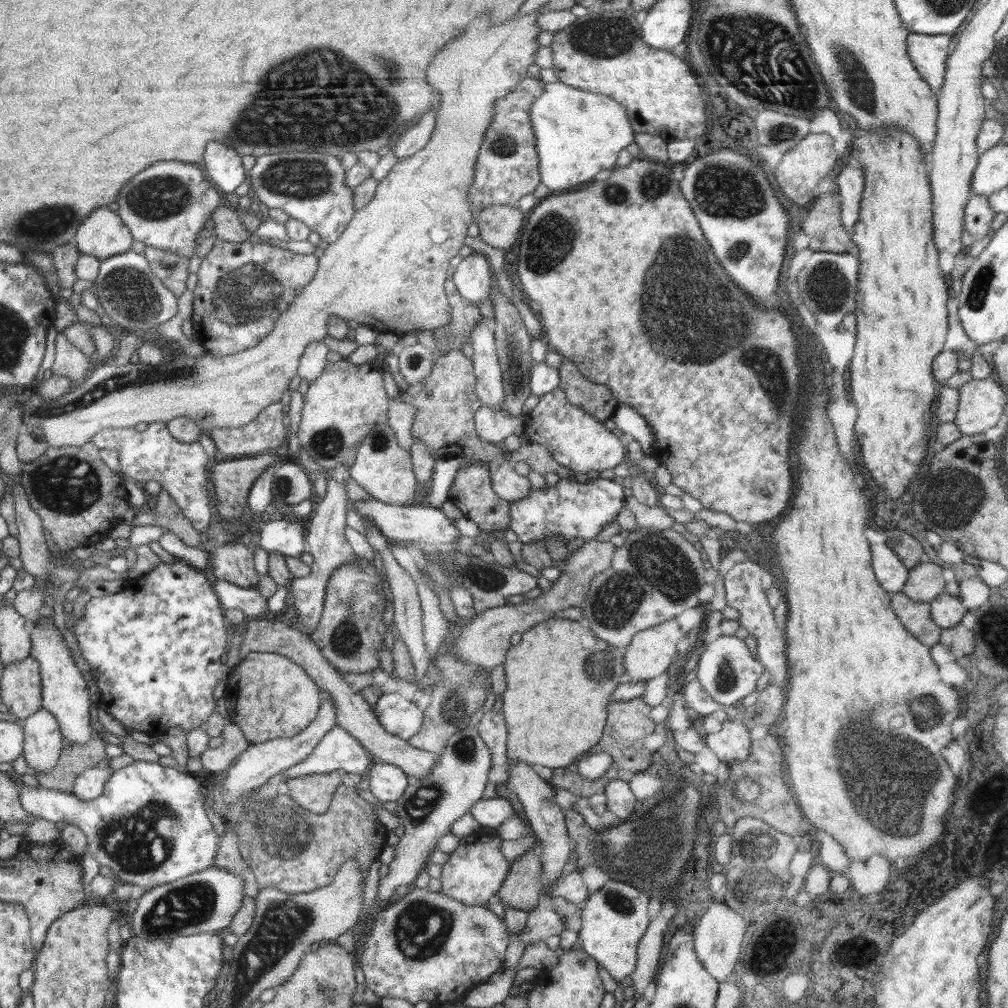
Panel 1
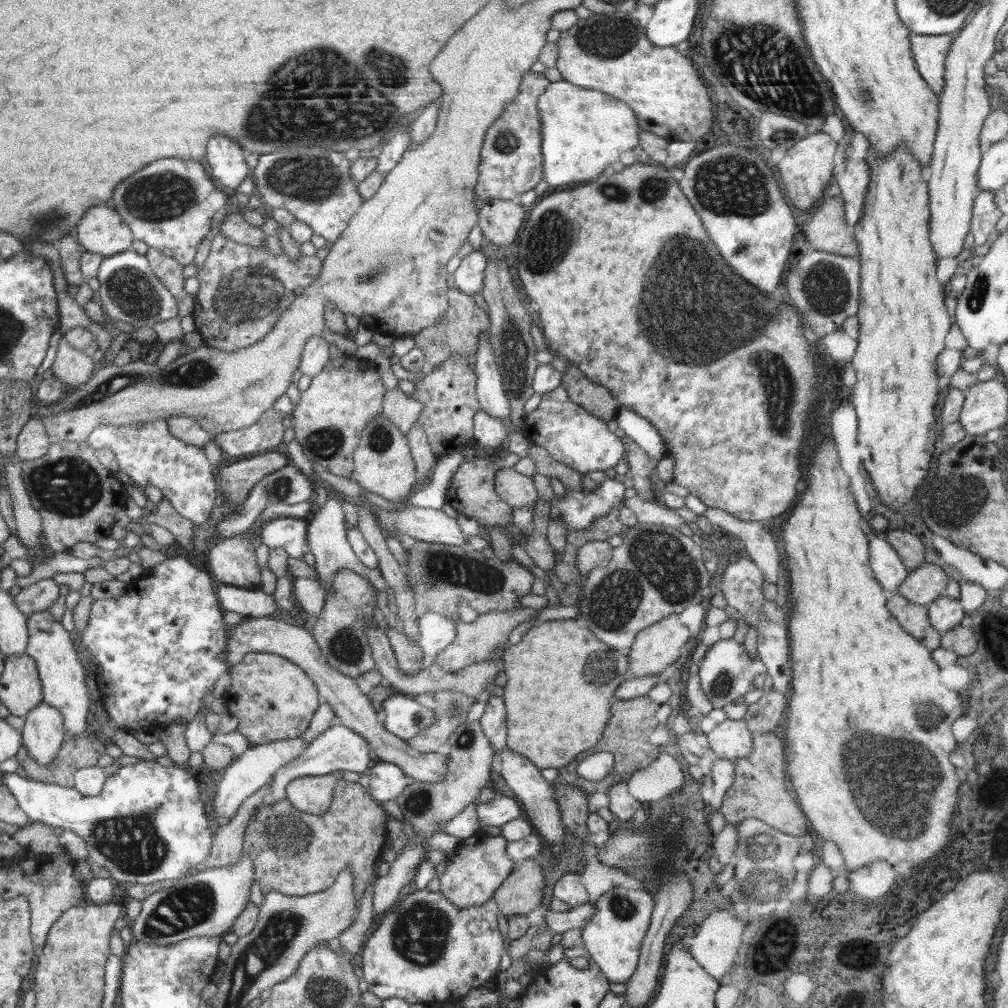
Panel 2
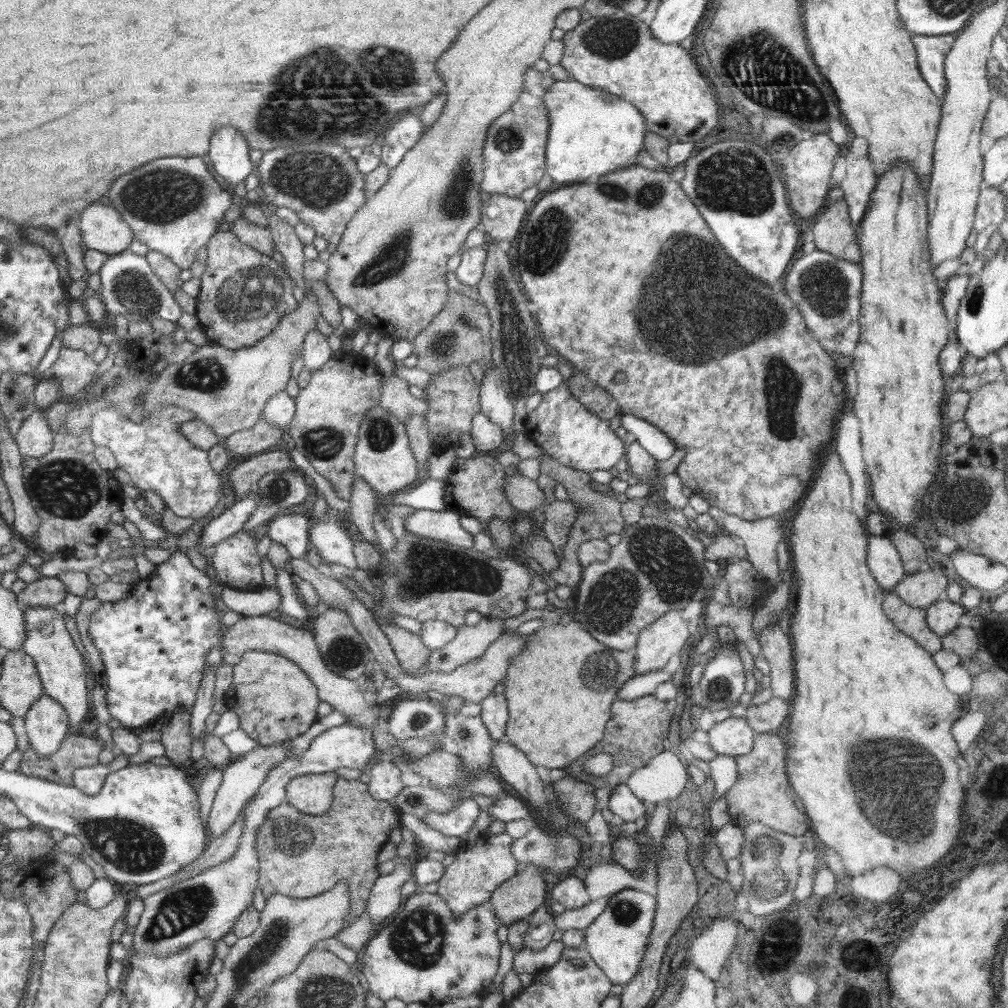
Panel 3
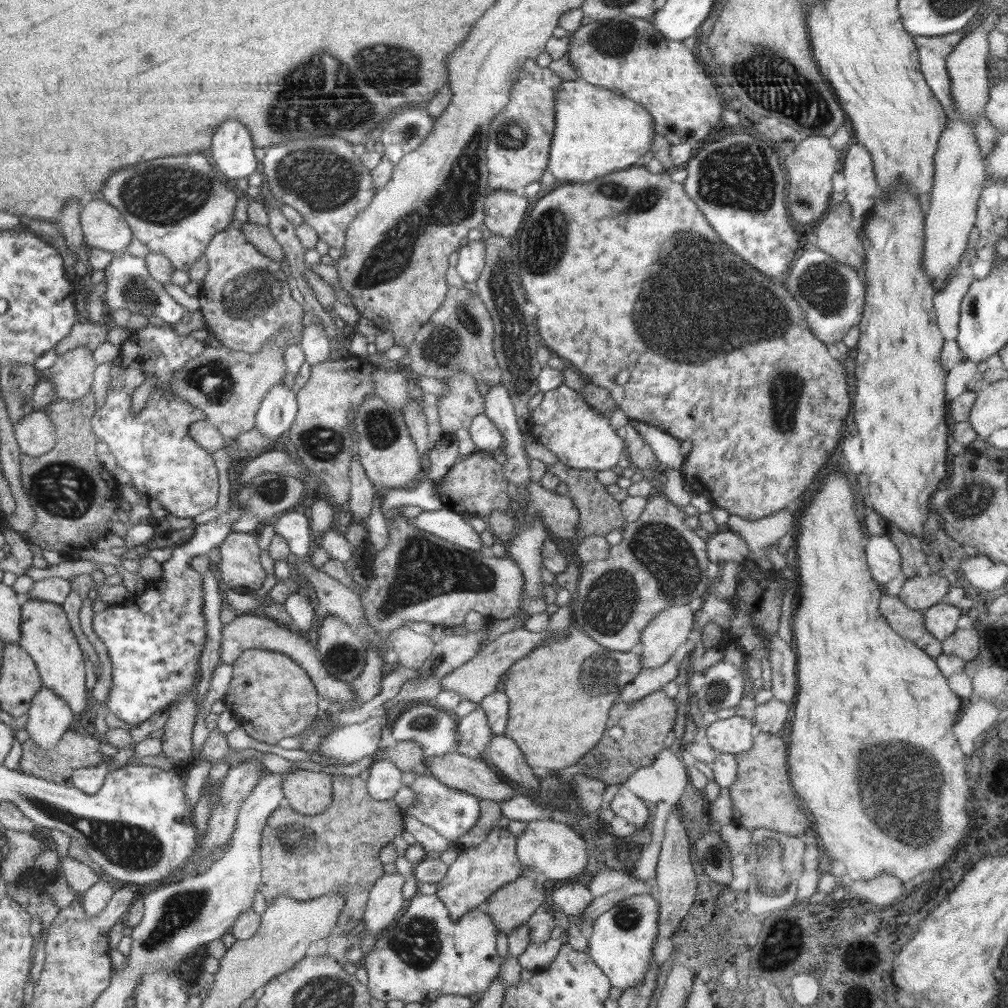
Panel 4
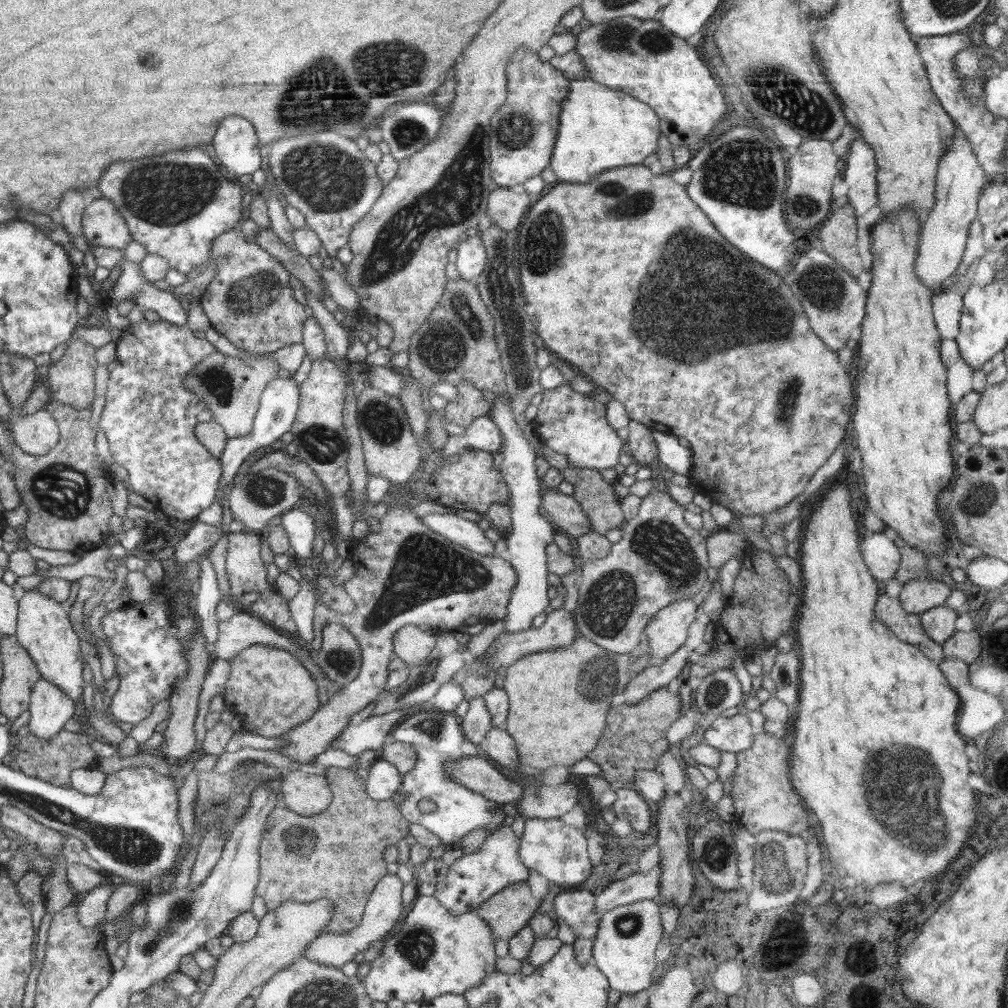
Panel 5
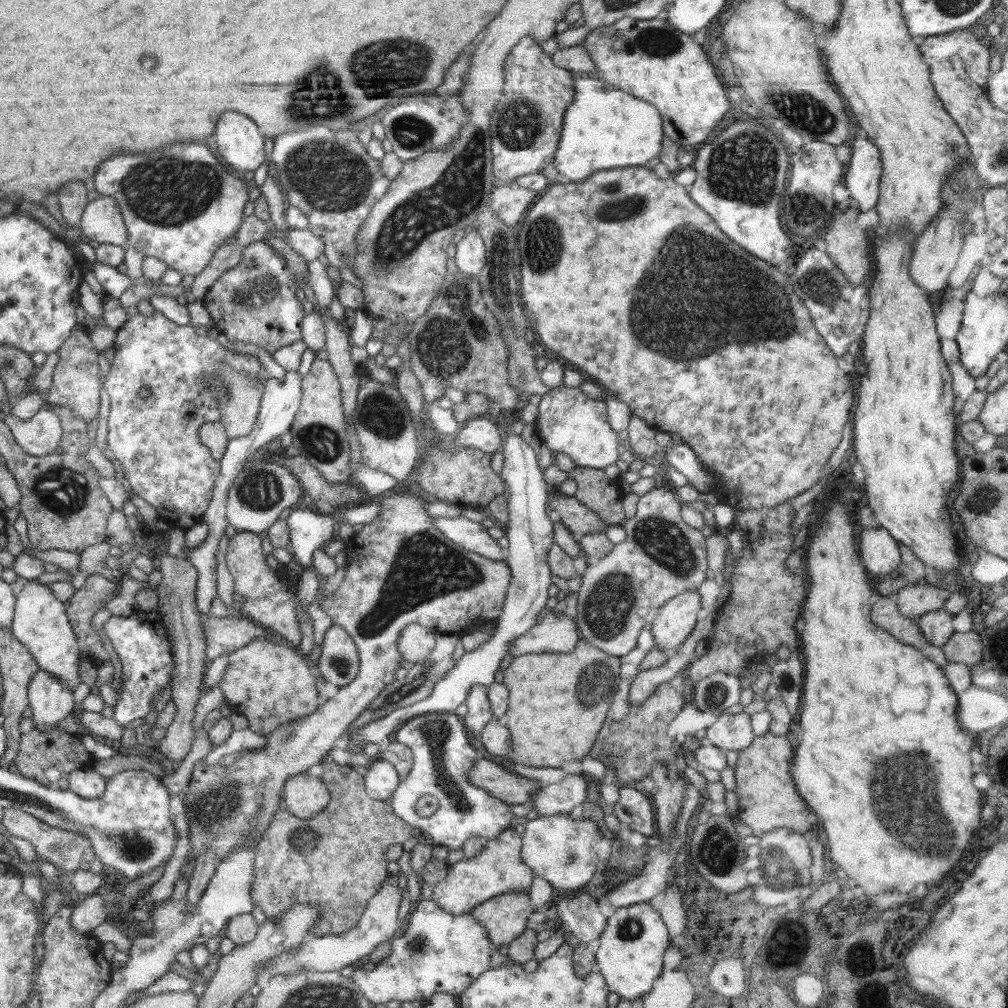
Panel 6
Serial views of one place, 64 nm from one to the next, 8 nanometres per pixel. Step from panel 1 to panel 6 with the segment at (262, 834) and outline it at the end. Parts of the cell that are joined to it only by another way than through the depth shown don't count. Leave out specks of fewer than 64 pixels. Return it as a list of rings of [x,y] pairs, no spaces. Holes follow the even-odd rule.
[[[324,760],[322,766],[324,774],[320,780],[331,794],[330,803],[323,812],[308,820],[296,818],[283,811],[283,808],[274,814],[272,822],[268,824],[268,830],[256,844],[254,879],[250,887],[252,902],[265,912],[268,919],[278,918],[294,904],[316,907],[321,916],[317,924],[311,928],[310,934],[317,937],[327,934],[337,935],[358,924],[366,905],[381,893],[385,880],[390,875],[386,869],[388,846],[402,844],[414,836],[412,835],[414,828],[392,812],[390,801],[373,800],[368,797],[365,792],[364,778],[352,766],[339,766],[331,760]]]

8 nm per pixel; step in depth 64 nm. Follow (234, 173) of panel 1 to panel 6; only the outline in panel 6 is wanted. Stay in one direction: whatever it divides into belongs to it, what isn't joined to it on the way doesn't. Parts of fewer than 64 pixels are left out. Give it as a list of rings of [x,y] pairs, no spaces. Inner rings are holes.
[[[236,112],[224,114],[214,132],[218,154],[224,158],[222,162],[235,173],[255,171],[265,162],[264,139],[257,124]]]

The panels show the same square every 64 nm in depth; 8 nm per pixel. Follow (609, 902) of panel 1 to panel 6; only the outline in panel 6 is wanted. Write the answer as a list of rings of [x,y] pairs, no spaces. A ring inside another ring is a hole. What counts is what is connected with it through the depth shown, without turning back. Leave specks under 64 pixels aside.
[[[646,902],[618,908],[607,919],[604,932],[600,934],[595,951],[596,970],[605,978],[610,991],[615,992],[621,999],[633,1001],[642,997],[643,1000],[653,987],[653,982],[660,976],[664,953],[672,945],[668,929],[660,914]]]

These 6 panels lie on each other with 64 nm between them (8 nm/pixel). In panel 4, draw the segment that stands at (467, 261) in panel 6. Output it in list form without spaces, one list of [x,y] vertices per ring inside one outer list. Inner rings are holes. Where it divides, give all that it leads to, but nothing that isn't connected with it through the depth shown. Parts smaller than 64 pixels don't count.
[[[465,241],[458,250],[459,259],[455,267],[458,275],[468,285],[473,285],[485,267],[485,244],[482,241]]]

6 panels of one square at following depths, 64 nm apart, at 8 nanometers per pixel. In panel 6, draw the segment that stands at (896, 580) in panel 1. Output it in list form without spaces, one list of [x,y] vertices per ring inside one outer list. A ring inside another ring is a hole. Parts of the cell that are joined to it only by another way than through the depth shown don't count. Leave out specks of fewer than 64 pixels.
[[[863,527],[860,558],[868,574],[888,574],[901,561],[899,542],[884,527]]]

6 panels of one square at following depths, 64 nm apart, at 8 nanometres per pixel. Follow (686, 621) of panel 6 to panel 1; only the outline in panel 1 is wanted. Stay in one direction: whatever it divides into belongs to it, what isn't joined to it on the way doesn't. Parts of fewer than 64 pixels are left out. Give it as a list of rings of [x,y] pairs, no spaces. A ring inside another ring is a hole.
[[[675,618],[637,632],[632,637],[631,643],[622,650],[623,665],[625,672],[630,677],[630,681],[650,680],[666,672],[676,654],[678,642],[684,638],[686,638],[686,635],[682,634],[680,625]]]

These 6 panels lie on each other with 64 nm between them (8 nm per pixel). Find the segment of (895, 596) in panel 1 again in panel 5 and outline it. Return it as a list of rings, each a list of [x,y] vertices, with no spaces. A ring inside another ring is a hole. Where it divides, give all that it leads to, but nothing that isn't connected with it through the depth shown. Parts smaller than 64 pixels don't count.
[[[879,595],[875,606],[876,618],[884,623],[900,640],[917,646],[929,659],[938,663],[945,658],[943,645],[934,642],[924,632],[920,614],[906,612],[896,597]]]

